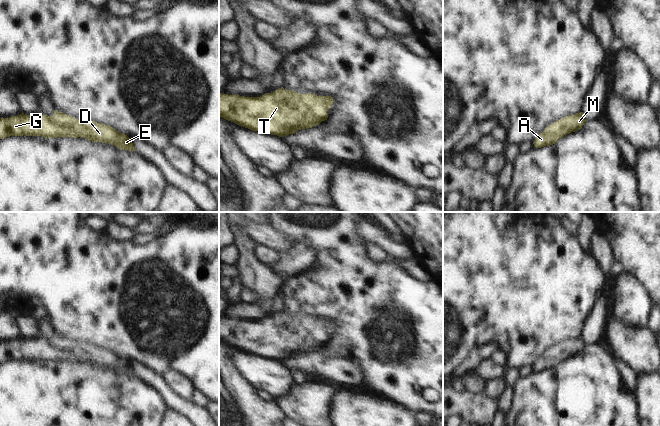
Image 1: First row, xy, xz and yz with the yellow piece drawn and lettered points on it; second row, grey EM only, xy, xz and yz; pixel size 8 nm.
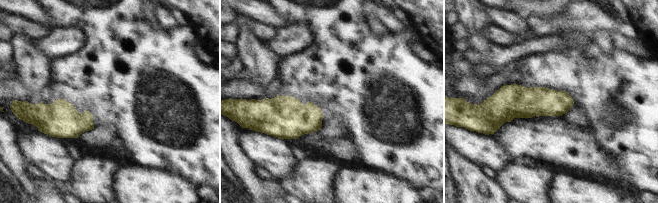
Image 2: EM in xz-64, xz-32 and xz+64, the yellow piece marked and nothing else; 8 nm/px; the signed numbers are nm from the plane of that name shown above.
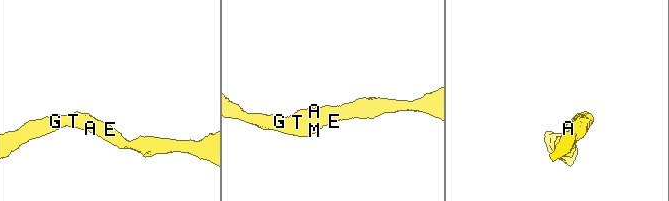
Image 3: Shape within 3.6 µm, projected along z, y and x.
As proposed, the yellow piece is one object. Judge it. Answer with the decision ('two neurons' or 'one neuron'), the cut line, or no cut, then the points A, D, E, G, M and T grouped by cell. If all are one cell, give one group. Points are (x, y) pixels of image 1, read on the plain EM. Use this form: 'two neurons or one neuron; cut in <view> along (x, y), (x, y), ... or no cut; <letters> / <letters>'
one neuron; no cut; A D E G M T

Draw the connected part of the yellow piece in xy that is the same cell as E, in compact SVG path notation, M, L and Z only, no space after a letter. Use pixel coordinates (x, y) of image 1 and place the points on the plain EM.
M55 334L53 340L24 337L9 342L0 342L0 363L9 360L42 360L44 362L82 361L92 366L116 370L120 374L135 375L132 364L111 350L95 345L76 342Z

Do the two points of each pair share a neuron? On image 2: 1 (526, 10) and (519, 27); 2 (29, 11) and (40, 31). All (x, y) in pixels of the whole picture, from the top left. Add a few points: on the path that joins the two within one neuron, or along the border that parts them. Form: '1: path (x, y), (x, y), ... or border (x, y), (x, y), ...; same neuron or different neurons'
1: border (511, 10), (526, 18); different neurons
2: border (11, 14), (19, 14), (39, 23); different neurons

